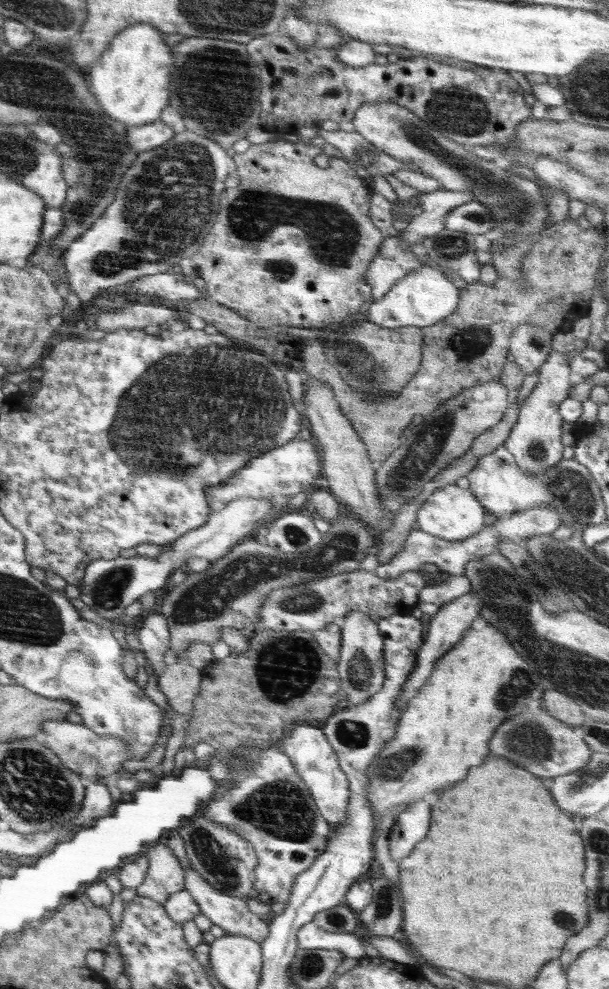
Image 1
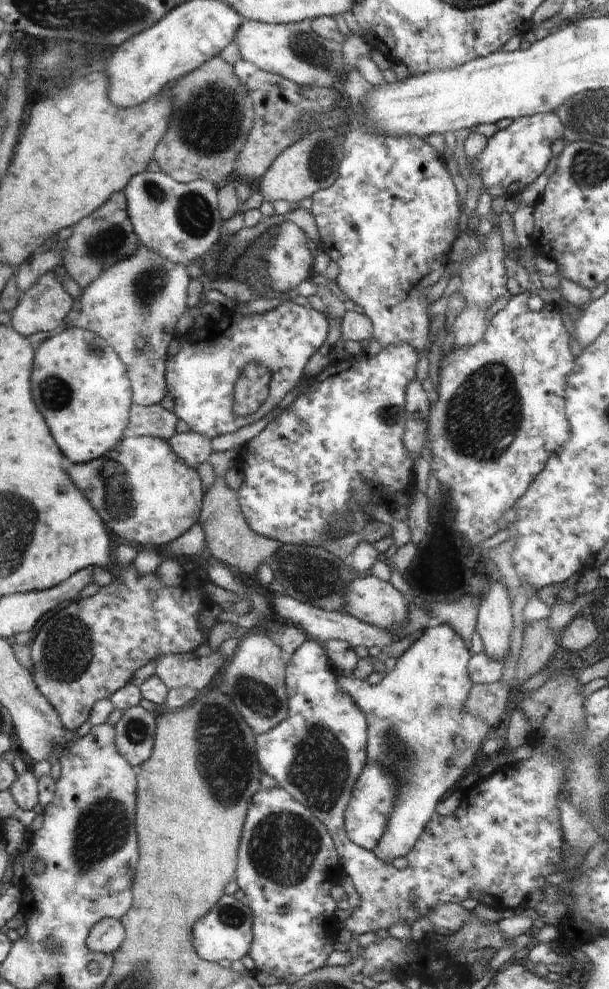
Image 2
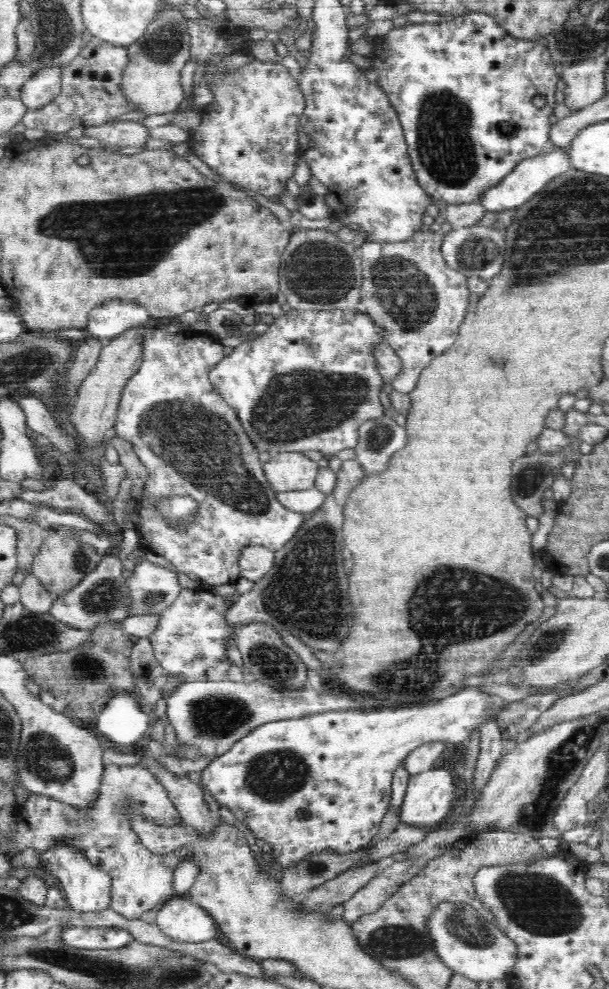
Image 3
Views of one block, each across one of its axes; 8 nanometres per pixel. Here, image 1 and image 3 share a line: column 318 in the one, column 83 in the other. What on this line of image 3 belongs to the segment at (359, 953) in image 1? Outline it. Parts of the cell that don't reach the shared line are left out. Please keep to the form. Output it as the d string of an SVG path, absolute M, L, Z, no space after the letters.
M64 927L61 940L72 948L102 950L120 949L132 942L132 935L128 931L112 927Z

